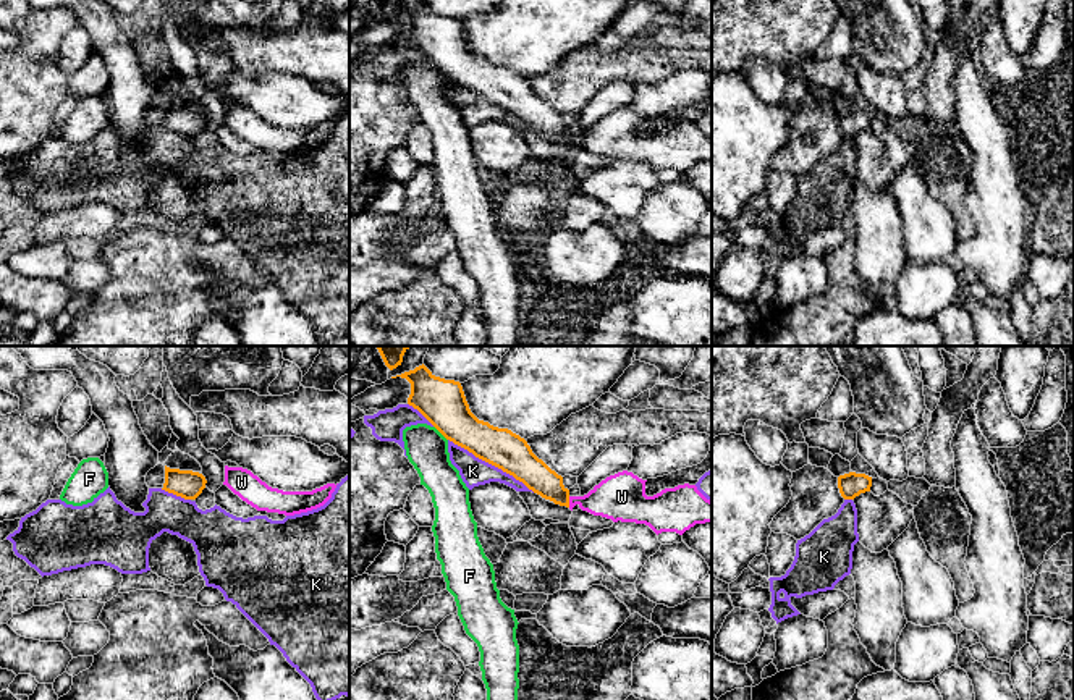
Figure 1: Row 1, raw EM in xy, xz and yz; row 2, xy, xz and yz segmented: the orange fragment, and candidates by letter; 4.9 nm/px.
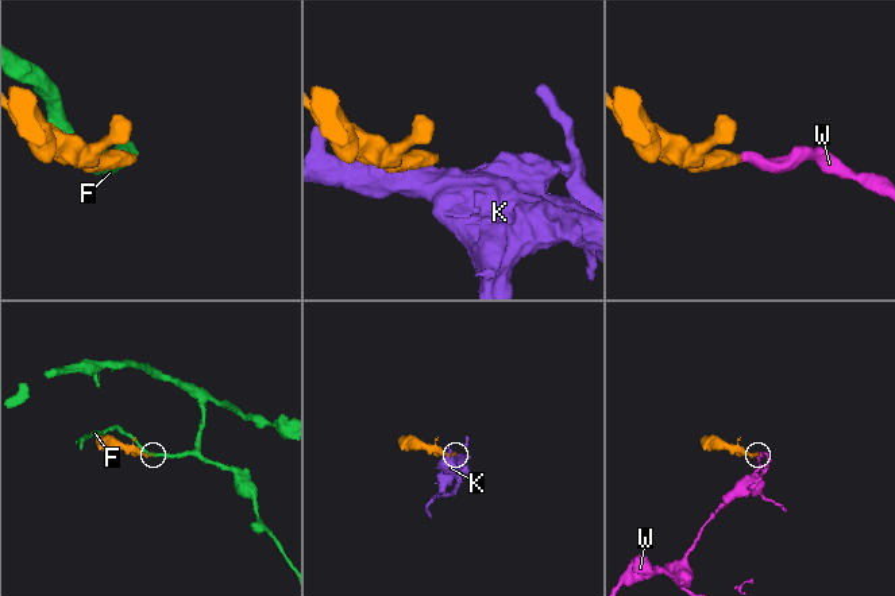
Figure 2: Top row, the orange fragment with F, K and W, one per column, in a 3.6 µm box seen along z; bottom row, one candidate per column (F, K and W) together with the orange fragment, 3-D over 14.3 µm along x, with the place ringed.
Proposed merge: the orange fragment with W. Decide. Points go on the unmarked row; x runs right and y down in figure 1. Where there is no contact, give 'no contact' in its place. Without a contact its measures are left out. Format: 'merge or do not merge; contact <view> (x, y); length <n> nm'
merge; contact xz (568, 139); length 60 nm

